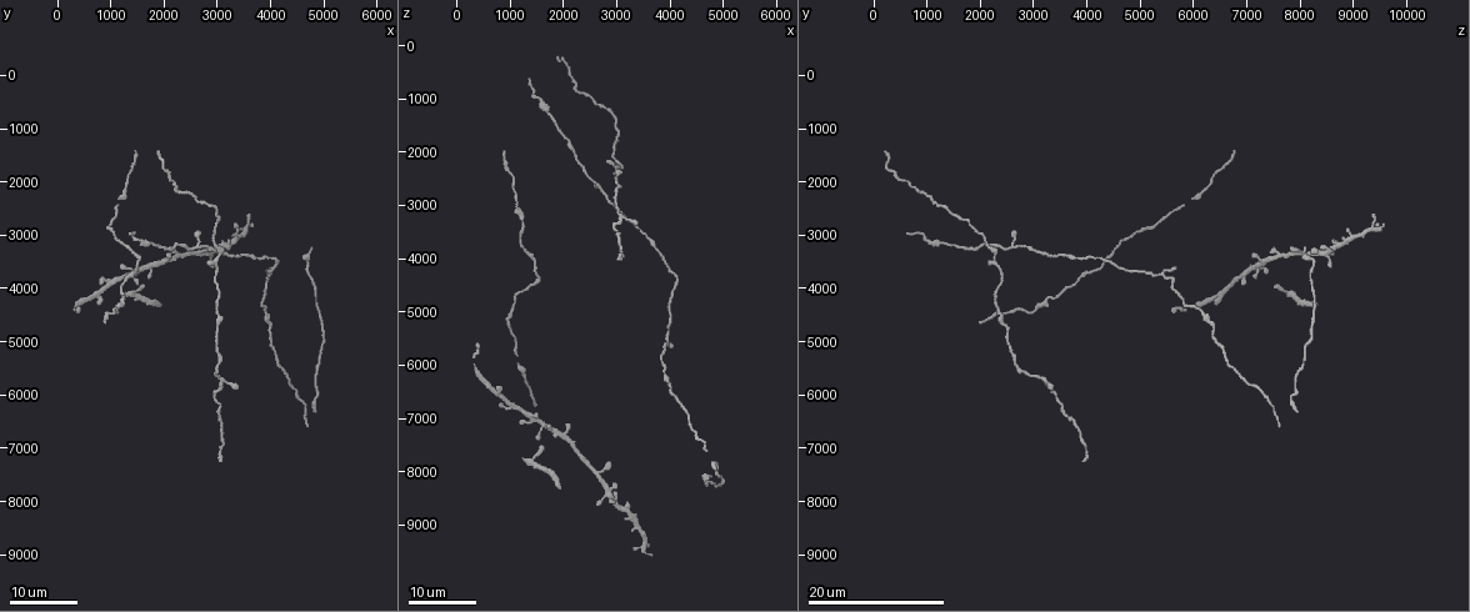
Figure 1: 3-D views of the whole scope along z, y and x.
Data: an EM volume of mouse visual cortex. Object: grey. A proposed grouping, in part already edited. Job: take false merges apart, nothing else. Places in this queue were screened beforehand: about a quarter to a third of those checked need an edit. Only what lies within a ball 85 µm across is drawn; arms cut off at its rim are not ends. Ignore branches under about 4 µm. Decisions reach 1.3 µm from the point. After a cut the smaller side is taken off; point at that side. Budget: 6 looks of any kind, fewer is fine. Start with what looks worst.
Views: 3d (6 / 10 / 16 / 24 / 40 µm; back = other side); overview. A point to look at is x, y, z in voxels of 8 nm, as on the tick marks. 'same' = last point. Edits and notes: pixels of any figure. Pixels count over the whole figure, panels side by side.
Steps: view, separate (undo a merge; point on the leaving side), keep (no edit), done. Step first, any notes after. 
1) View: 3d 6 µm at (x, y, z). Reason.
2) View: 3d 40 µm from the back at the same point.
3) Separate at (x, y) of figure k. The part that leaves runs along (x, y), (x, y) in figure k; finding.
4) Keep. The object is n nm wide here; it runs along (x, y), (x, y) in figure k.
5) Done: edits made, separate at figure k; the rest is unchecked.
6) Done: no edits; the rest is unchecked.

View: 3d 24 µm at (2650, 3150, 2600). Three arms meet.

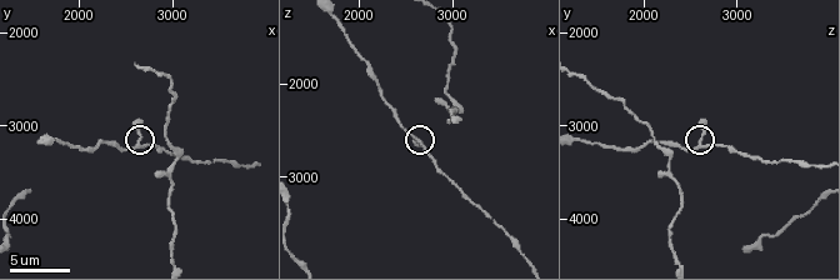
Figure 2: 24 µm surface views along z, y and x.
View: 3d 6 µm at (2650, 3250, 2600).

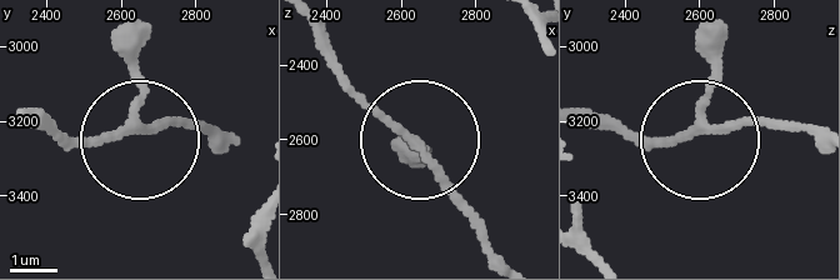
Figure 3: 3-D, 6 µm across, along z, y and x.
Keep. It runs along (819, 135), (724, 124), (620, 135) in figure 3; continuous, no second neuron.

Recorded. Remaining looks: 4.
View: 3d 24 µm at (1650, 3700, 7150).

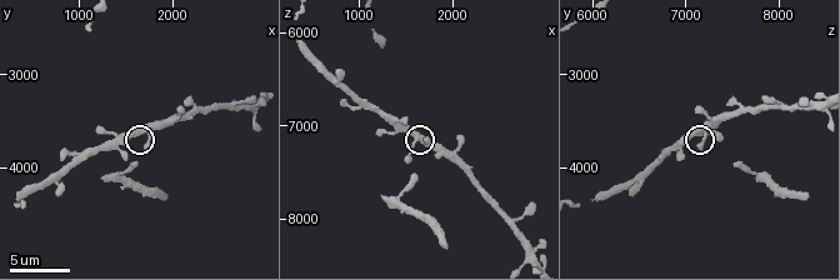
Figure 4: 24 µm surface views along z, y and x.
View: 3d 6 µm at (1650, 3650, 7150).

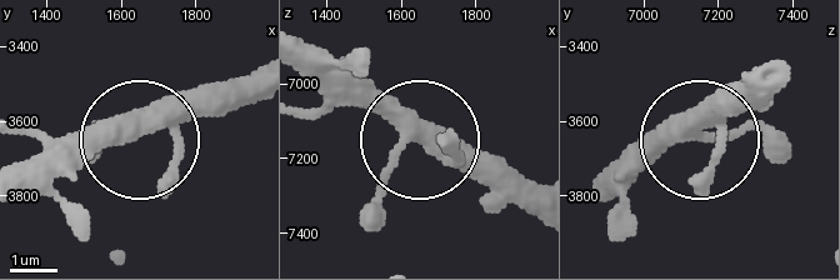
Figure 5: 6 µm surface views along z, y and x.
Keep. 3 arms meet here; all the same neuron.

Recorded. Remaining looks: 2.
View: 3d 24 µm at (3950, 3750, 5250). Three arms meet.

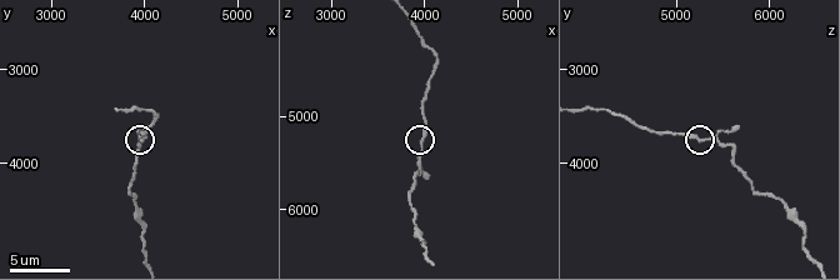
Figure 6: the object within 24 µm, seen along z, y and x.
View: 3d 6 µm at (3950, 3750, 5300). Closer look.

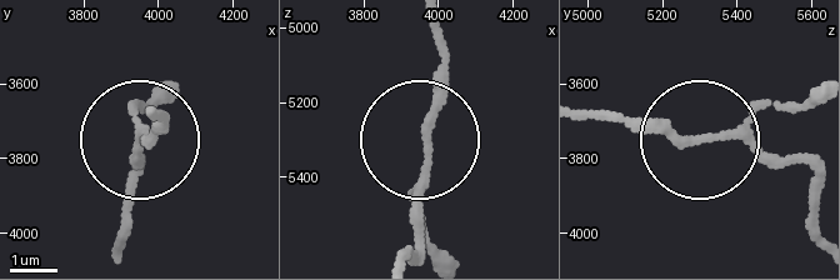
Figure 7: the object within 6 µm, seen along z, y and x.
Keep. The object is 150 nm wide here; it runs along (403, 259), (430, 171), (423, 123), (443, 31) in figure 7; all the same neuron.

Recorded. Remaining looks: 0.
Done: no edits; the rest is unchecked.

